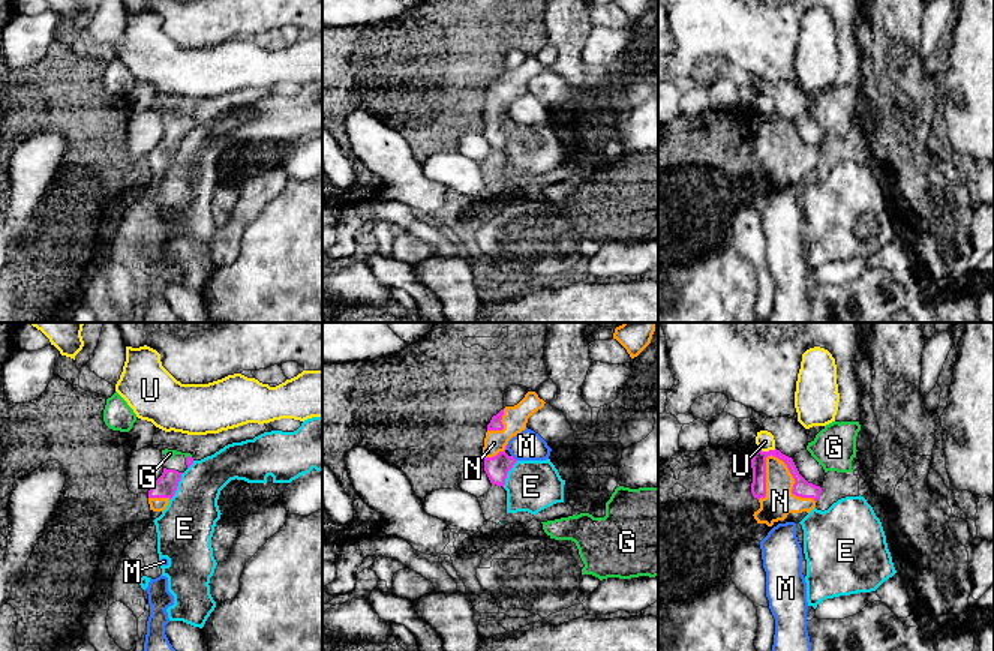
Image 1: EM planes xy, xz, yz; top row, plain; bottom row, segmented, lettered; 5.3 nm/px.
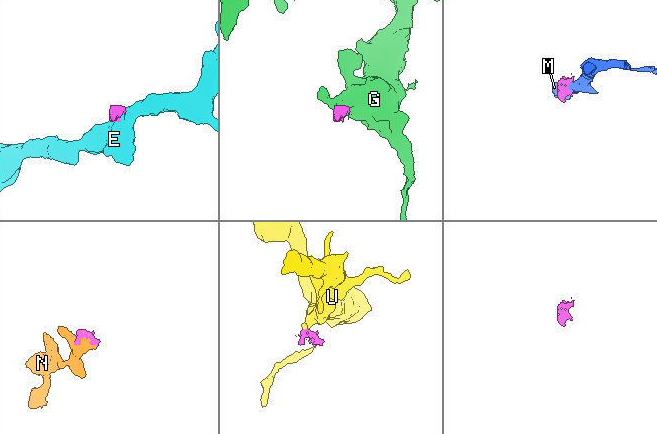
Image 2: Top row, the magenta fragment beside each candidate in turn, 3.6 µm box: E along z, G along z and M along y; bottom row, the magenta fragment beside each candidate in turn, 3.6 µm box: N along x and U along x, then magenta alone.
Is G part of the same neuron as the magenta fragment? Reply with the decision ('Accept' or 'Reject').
Accept

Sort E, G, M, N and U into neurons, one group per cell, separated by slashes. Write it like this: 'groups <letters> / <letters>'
groups E / G N / M / U

